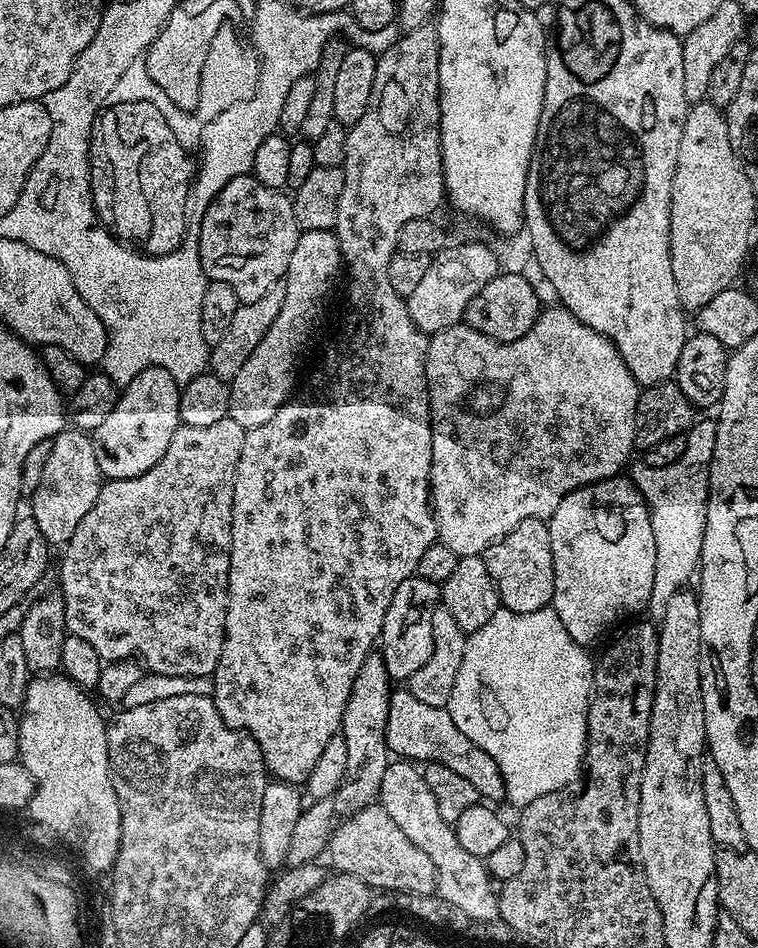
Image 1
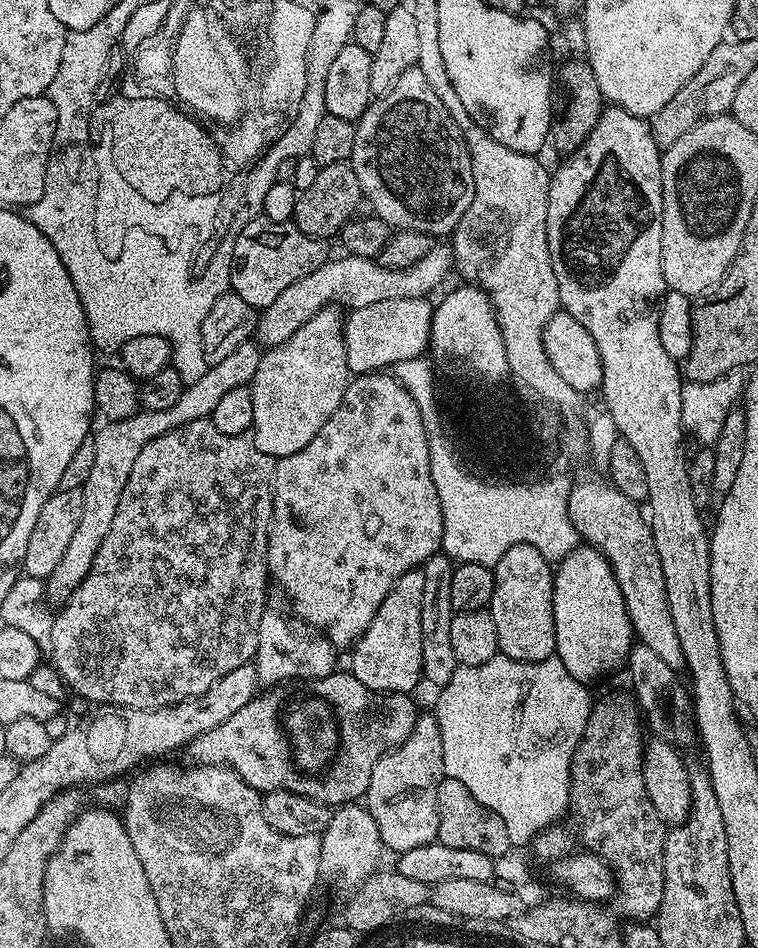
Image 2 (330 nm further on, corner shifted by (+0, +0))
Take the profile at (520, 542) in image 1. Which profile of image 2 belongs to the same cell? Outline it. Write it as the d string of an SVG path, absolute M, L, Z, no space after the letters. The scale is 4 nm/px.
M519 544L494 565L494 594L490 611L494 618L494 630L498 630L498 649L511 660L521 660L527 664L537 664L543 660L553 659L556 650L556 627L554 626L554 598L552 597L552 582L554 568L550 561L538 549L529 544Z

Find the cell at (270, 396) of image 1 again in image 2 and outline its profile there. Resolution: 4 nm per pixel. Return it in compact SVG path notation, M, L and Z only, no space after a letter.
M329 306L308 319L287 342L267 349L251 382L254 422L250 439L267 456L297 453L314 438L330 414L341 404L350 383L343 315Z

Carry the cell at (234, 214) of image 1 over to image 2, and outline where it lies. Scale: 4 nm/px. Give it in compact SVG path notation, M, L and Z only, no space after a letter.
M267 218L252 220L246 226L246 230L242 230L242 234L238 234L238 238L234 242L231 291L236 292L238 298L242 298L242 302L250 302L252 308L266 309L282 294L282 290L286 290L288 286L294 286L294 282L298 282L298 278L306 278L308 274L314 274L314 270L318 270L326 263L324 248L326 248L325 241L302 234L302 230L298 230L291 222L274 222Z

